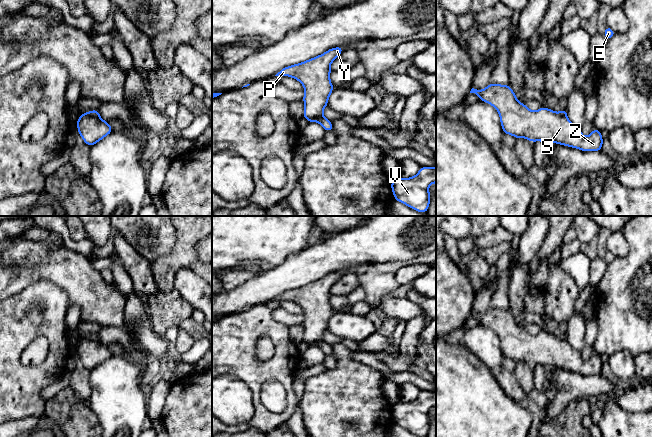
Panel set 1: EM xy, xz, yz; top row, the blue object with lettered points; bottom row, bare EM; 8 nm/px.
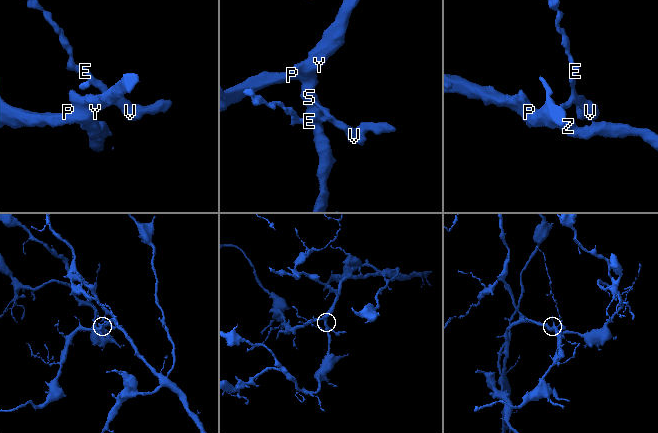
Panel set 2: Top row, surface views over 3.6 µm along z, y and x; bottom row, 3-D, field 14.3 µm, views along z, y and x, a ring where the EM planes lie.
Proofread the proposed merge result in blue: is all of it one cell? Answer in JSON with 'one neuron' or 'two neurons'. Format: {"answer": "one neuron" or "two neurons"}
{"answer": "two neurons"}

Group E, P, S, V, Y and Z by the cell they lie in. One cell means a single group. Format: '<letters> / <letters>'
E V / P S Y Z

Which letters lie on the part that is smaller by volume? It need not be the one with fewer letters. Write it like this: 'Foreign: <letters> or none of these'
Foreign: E, V

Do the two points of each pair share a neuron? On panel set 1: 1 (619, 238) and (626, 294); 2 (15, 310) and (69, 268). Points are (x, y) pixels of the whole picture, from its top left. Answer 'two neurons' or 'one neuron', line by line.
1: two neurons
2: two neurons

